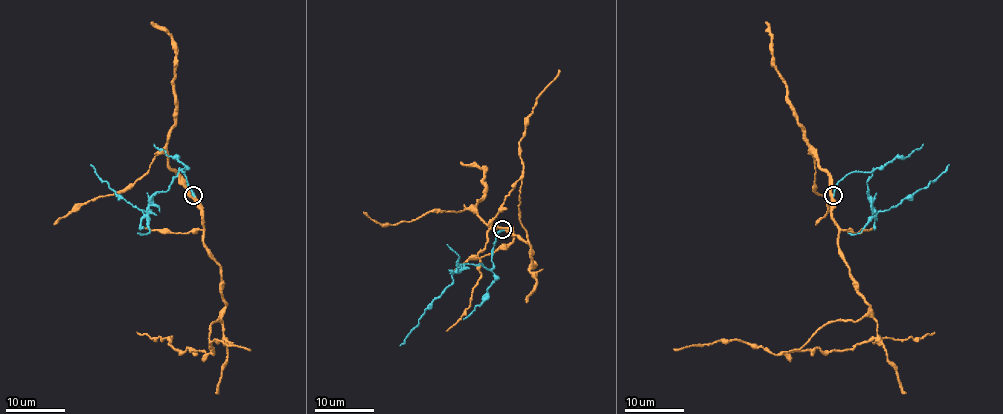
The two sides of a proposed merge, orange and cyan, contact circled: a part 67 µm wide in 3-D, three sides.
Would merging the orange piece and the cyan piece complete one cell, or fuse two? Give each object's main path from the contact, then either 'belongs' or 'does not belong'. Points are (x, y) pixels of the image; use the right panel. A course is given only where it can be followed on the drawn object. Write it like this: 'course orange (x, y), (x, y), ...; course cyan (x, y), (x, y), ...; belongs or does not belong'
course orange (833, 196), (839, 255), (869, 311), (856, 321), (824, 324), (798, 349), (783, 352), (845, 351), (935, 331); course cyan (833, 194), (836, 184), (848, 174), (872, 171), (866, 184), (872, 209), (876, 214), (926, 187), (949, 165); does not belong

